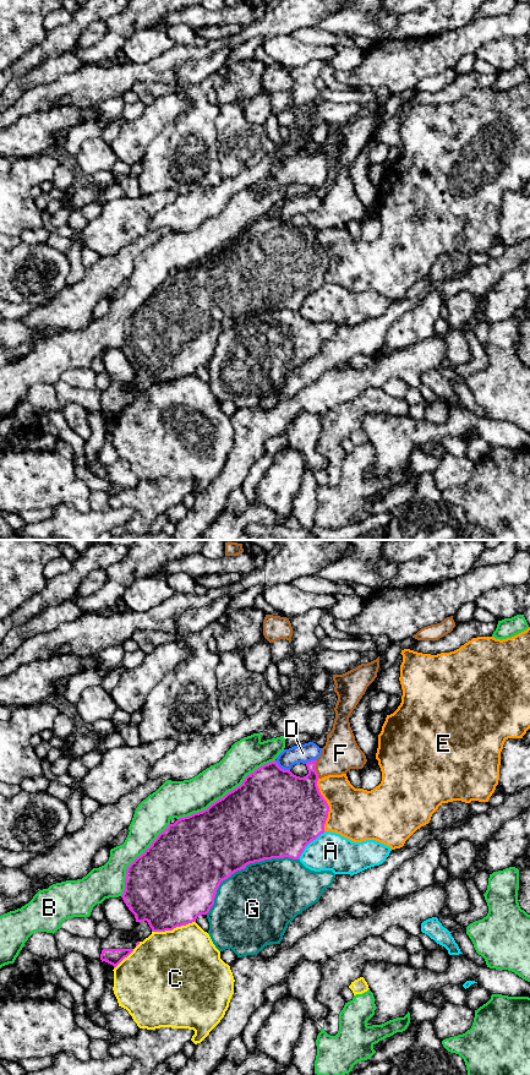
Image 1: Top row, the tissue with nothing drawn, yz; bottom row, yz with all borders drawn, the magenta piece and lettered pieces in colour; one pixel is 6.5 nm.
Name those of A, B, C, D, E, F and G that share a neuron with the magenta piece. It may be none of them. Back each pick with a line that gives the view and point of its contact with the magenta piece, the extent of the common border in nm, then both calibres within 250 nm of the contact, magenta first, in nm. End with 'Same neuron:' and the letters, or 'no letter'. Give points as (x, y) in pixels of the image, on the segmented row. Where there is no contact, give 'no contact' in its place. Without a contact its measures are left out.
F: yz (315, 769) | 120 nm | 340/240 nm
Same neuron: F

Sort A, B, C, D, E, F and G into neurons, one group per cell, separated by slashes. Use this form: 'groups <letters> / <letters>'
groups A / B / C / D / E / F / G

